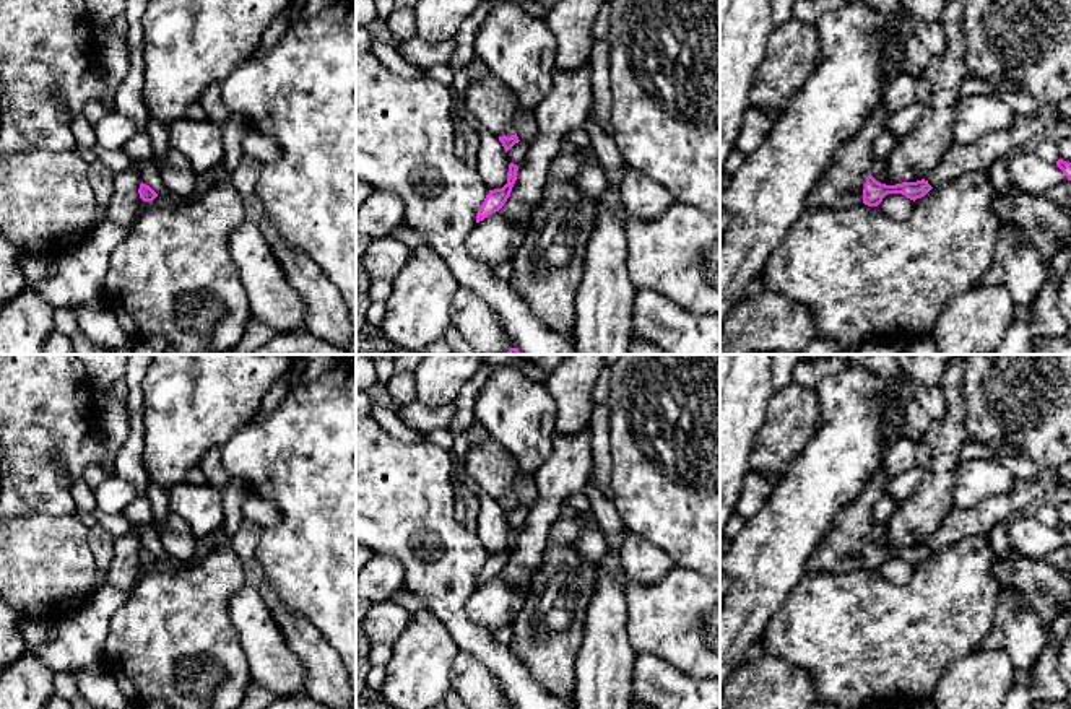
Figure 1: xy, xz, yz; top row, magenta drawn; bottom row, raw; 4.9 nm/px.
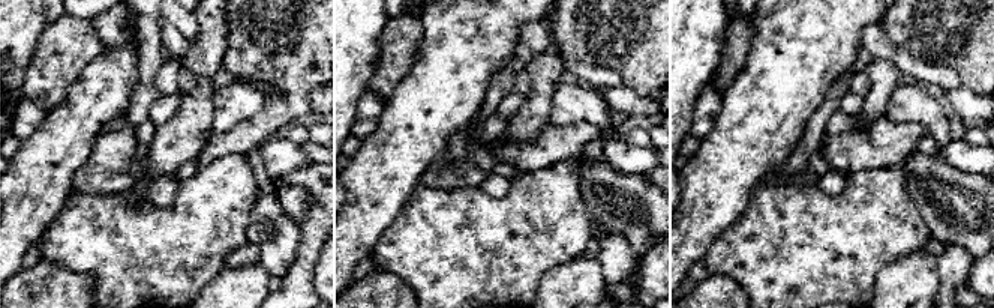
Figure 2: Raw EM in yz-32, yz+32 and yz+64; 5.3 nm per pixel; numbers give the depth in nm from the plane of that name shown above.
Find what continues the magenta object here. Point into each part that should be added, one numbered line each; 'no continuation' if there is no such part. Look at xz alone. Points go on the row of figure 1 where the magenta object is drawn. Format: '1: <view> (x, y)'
1: xz (489, 100)

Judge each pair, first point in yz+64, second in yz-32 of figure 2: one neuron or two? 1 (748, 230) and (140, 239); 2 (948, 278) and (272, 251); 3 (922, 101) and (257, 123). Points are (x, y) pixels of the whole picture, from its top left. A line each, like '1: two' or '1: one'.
1: one
2: one
3: two

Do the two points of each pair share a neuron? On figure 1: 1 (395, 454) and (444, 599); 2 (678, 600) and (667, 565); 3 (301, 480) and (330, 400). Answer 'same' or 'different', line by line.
1: same
2: different
3: same

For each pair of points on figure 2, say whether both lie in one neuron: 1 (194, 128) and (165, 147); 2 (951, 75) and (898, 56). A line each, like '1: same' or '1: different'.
1: same
2: same

